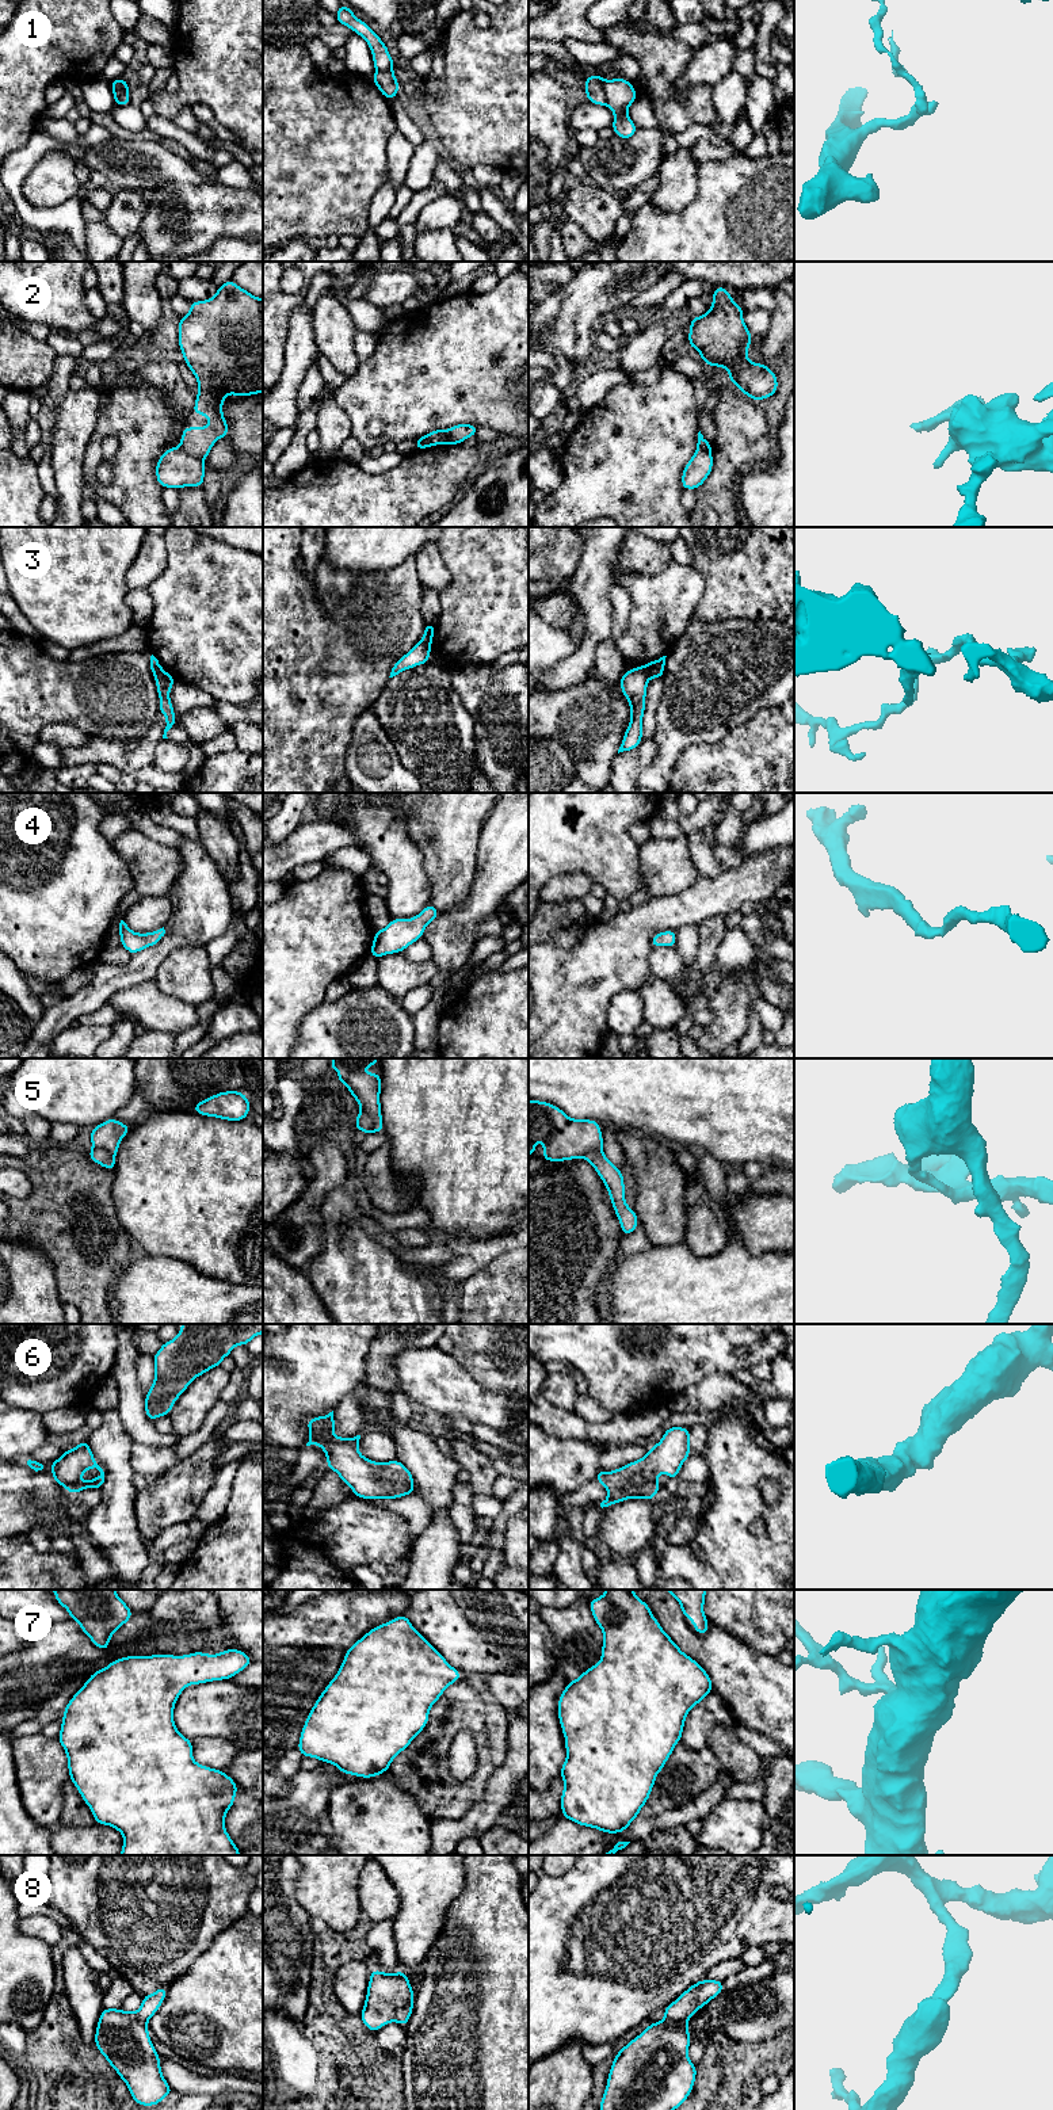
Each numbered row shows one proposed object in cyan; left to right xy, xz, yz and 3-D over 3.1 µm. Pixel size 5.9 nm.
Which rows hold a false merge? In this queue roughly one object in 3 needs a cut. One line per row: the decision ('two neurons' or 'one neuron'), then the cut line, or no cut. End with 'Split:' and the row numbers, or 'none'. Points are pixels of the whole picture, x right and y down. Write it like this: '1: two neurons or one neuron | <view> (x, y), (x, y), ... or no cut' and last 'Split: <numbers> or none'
1: two neurons | yz (603, 80), (606, 105)
2: two neurons | xy (179, 447), (202, 460)
3: two neurons | yz (641, 667), (648, 679)
4: one neuron | no cut
5: two neurons | xz (359, 1114), (366, 1114), (370, 1118), (373, 1130)
6: one neuron | no cut
7: one neuron | no cut
8: one neuron | no cut
Split: 1, 2, 3, 5

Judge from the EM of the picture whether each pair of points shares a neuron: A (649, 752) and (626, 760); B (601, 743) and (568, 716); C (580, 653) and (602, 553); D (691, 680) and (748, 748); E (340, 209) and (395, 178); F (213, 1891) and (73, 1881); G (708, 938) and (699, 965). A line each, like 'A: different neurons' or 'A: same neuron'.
A: same neuron
B: same neuron
C: same neuron
D: different neurons
E: different neurons
F: same neuron
G: same neuron

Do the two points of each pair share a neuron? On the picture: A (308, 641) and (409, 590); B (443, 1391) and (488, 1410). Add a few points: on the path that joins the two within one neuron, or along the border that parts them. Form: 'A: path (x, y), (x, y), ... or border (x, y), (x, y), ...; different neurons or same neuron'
A: path (334, 641), (354, 641), (384, 611); same neuron
B: path (454, 1392), (477, 1405); same neuron

